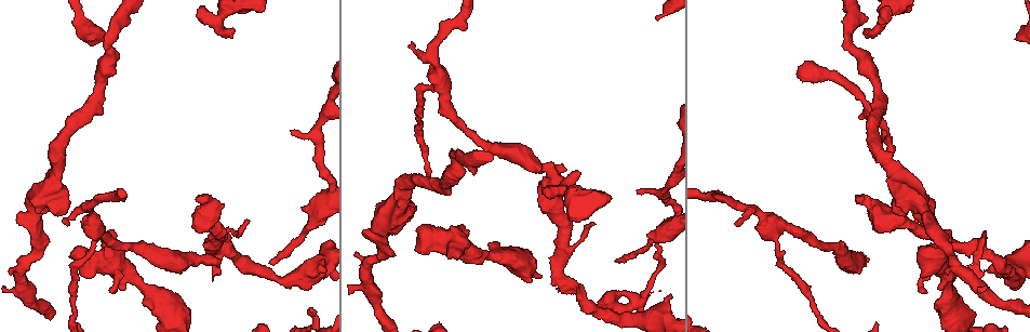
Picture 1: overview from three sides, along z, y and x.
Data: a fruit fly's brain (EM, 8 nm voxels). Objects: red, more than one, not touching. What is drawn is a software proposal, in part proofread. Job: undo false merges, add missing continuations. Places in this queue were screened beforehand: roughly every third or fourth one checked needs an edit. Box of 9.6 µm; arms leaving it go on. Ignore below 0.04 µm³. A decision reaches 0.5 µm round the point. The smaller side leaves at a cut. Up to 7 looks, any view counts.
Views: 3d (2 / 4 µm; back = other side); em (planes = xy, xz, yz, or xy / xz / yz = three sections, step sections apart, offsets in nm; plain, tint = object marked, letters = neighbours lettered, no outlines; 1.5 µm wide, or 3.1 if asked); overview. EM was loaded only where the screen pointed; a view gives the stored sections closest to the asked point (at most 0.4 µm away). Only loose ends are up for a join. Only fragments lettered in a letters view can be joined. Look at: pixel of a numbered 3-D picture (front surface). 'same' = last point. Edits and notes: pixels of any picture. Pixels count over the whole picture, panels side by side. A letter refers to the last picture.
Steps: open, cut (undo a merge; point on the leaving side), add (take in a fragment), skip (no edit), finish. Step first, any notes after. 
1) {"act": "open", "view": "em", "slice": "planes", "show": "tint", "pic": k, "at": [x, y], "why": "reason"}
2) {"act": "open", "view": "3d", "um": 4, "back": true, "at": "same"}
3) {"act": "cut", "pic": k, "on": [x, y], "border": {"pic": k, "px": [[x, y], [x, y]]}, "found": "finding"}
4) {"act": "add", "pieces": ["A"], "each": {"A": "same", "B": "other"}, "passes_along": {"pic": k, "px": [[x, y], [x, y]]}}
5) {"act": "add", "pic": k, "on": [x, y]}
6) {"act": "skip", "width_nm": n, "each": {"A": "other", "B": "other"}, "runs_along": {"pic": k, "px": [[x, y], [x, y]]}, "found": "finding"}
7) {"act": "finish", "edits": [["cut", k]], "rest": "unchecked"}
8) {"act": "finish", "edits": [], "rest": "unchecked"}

{"act": "open", "view": "em", "slice": "yz", "step": 4, "show": "letters", "pic": 1, "at": [544, 163], "why": "an open end"}

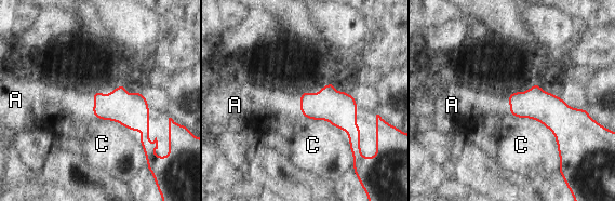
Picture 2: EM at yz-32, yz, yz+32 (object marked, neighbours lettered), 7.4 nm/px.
{"act": "open", "view": "em", "slice": "planes", "show": "letters", "at": "same"}

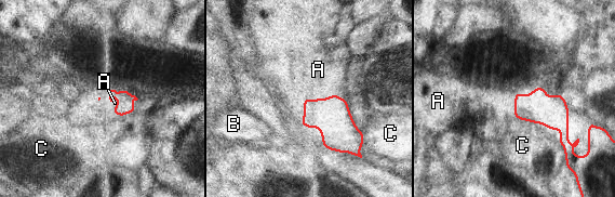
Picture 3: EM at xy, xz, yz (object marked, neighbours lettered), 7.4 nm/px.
{"act": "add", "pieces": ["A"], "each": {"A": "same", "B": "other", "C": "other"}, "found": "the cell continues"}

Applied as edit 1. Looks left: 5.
{"act": "open", "view": "overview", "why": "redraw"}

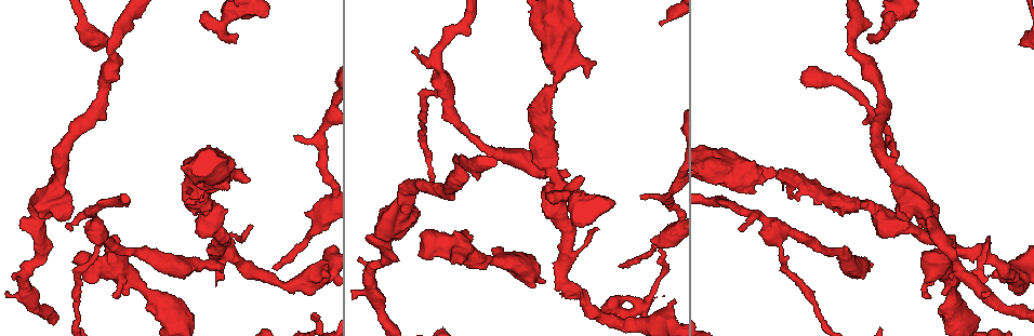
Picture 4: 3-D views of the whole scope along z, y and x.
{"act": "open", "view": "em", "slice": "planes", "show": "letters", "pic": 4, "at": [867, 33], "why": "free end"}

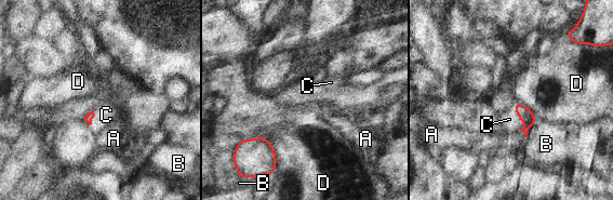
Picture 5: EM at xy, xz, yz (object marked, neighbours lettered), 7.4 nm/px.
{"act": "add", "pieces": ["C"], "each": {"A": "other", "B": "other", "C": "same", "D": "other"}, "passes_along": {"pic": 5, "px": [[525, 115], [519, 119], [509, 119]]}, "found": "the cell continues"}

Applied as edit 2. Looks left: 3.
{"act": "open", "view": "overview"}

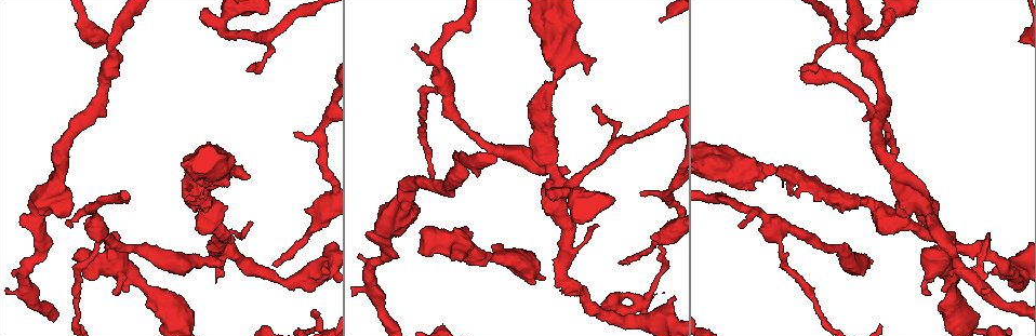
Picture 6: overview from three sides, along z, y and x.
{"act": "open", "view": "3d", "um": 4, "pic": 6, "at": [215, 281], "why": "an open end"}

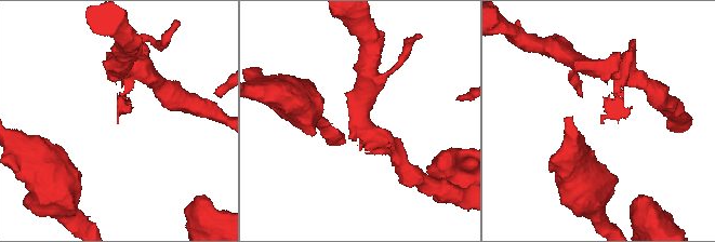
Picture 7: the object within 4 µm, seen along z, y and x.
{"act": "open", "view": "em", "slice": "planes", "show": "letters", "pic": 7, "at": [604, 122]}

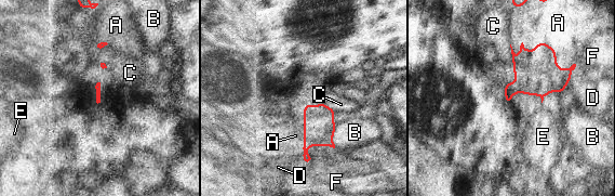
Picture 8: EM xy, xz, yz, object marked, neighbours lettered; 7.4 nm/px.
{"act": "skip", "longest_contact_nm": ["A", 500], "each": {"A": "other", "B": "other", "C": "other", "D": "other", "E": "other", "F": "other"}, "found": "none of them fits"}

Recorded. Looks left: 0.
{"act": "finish", "edits": [["add", 3], ["add", 5]], "rest": "unchecked"}

